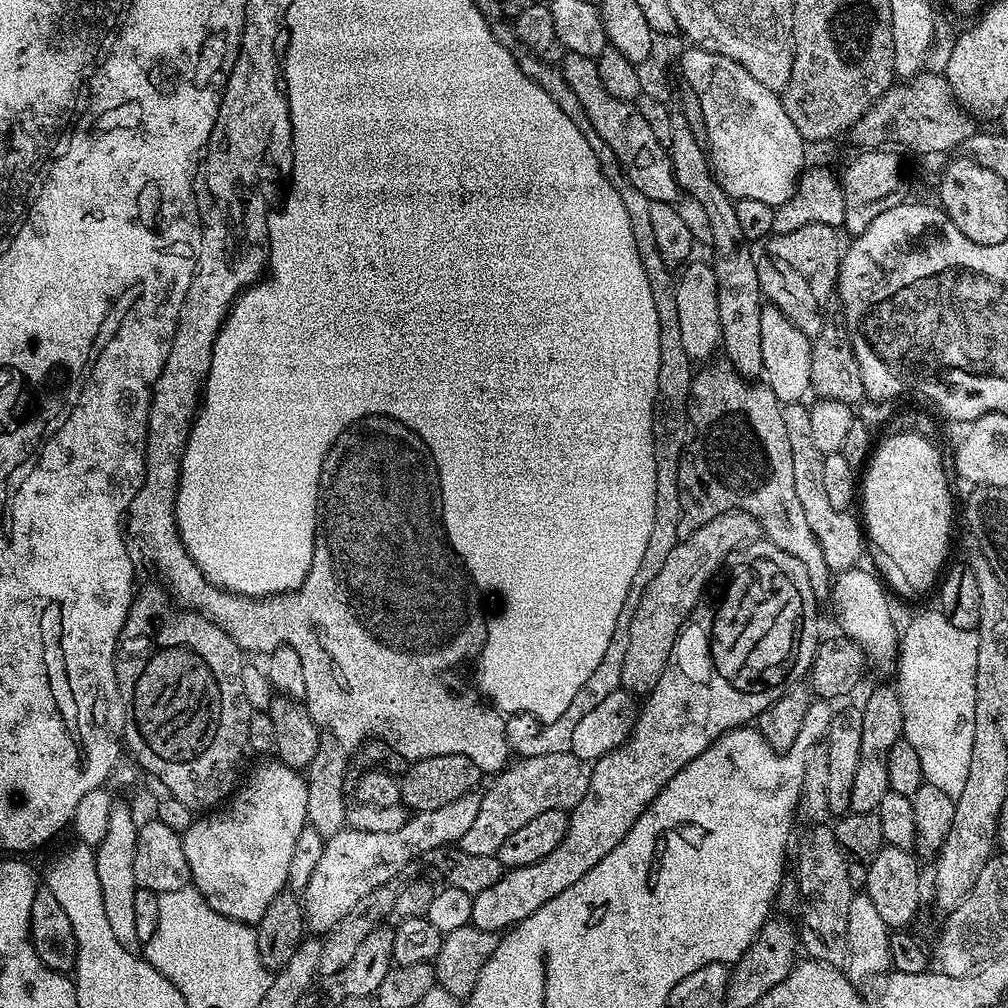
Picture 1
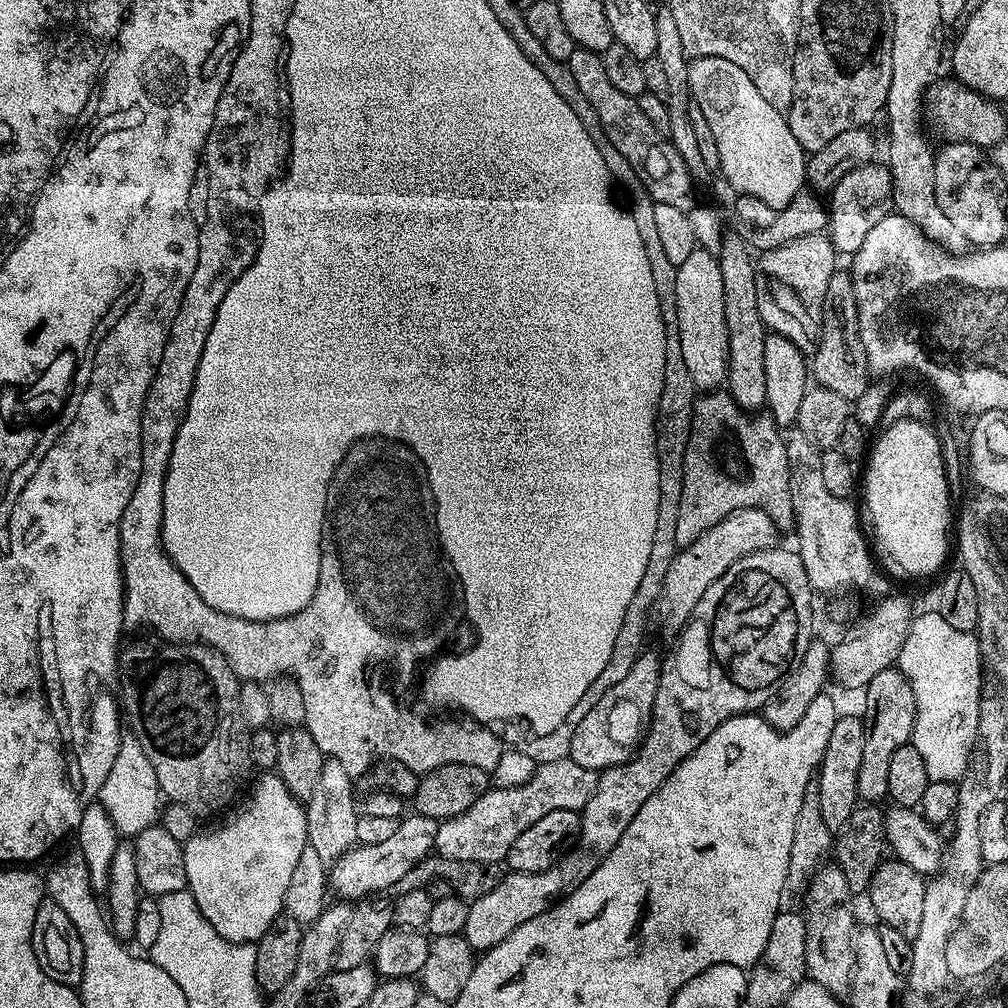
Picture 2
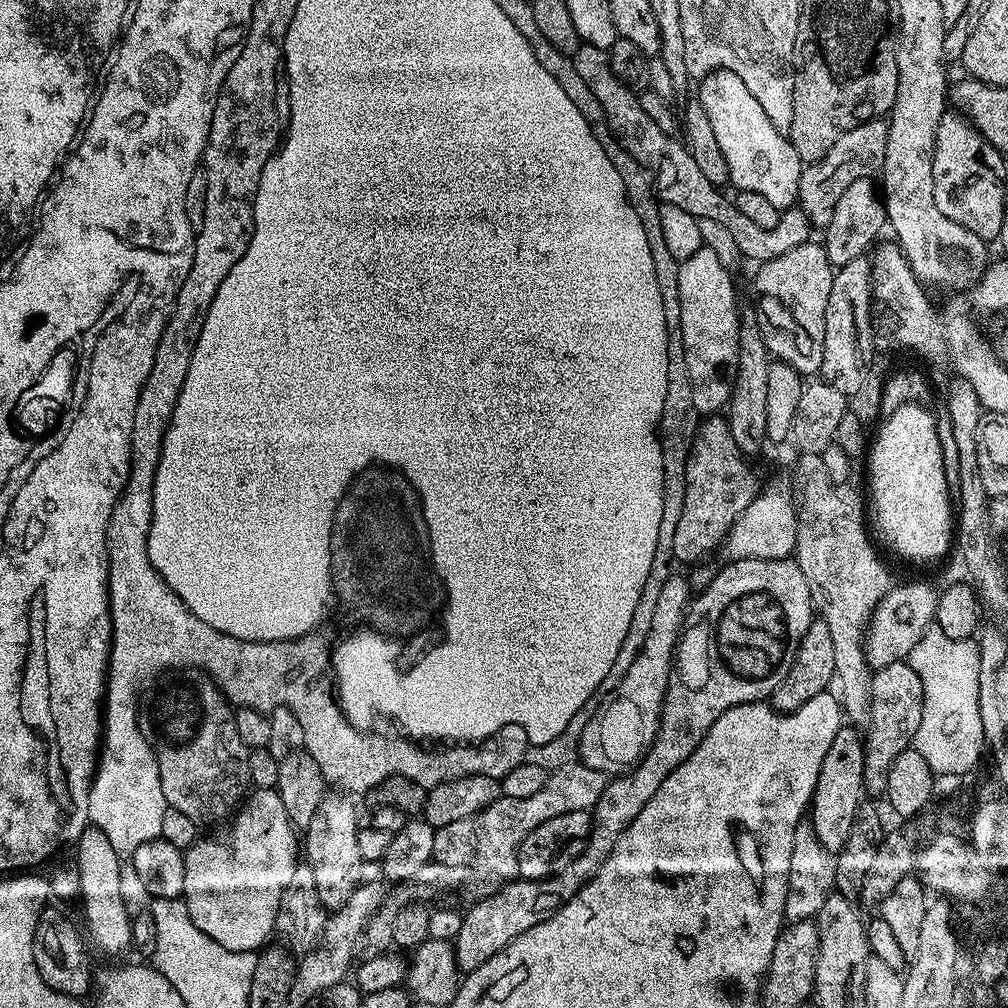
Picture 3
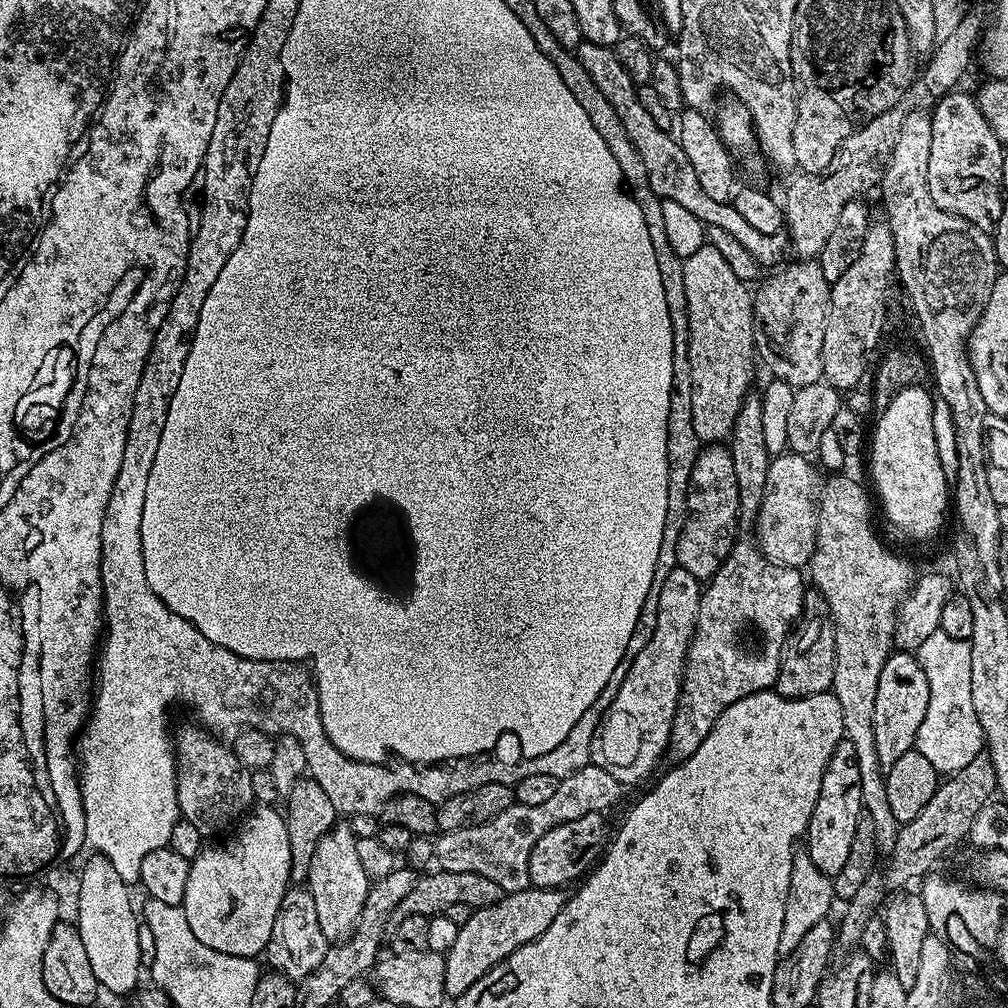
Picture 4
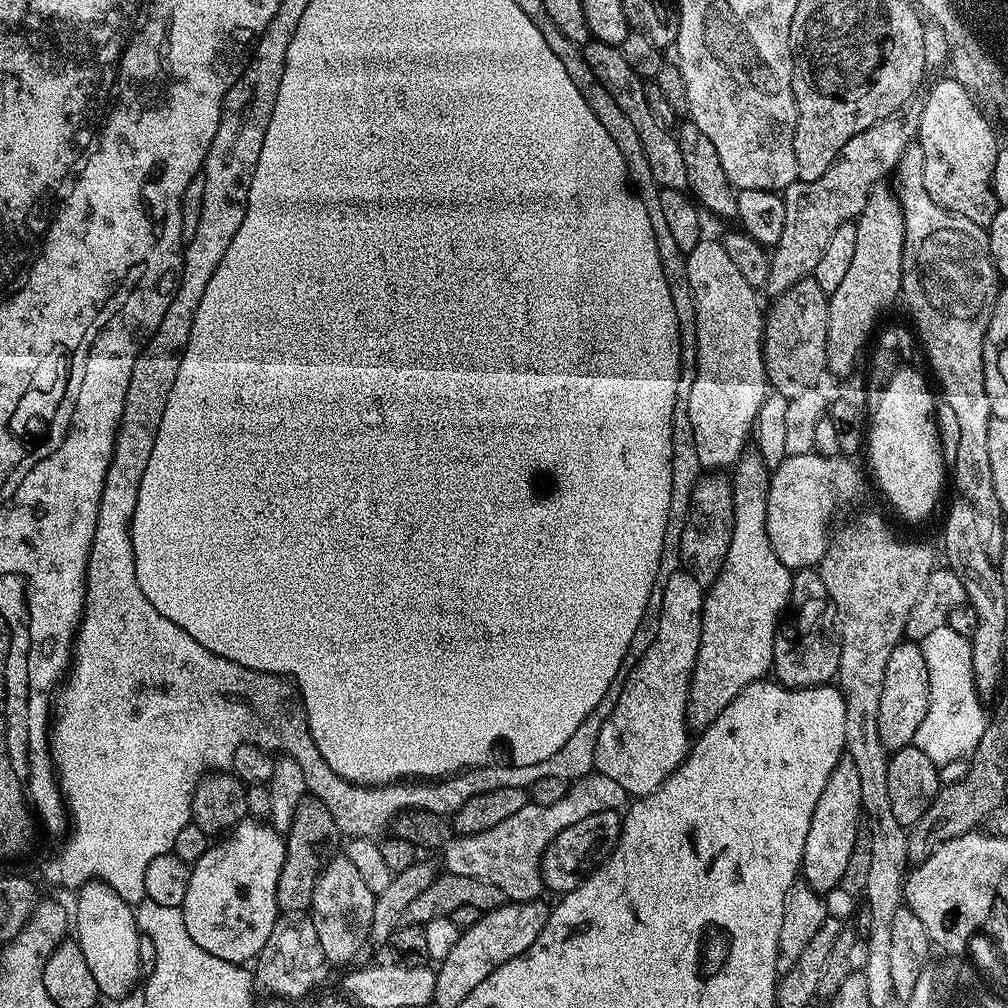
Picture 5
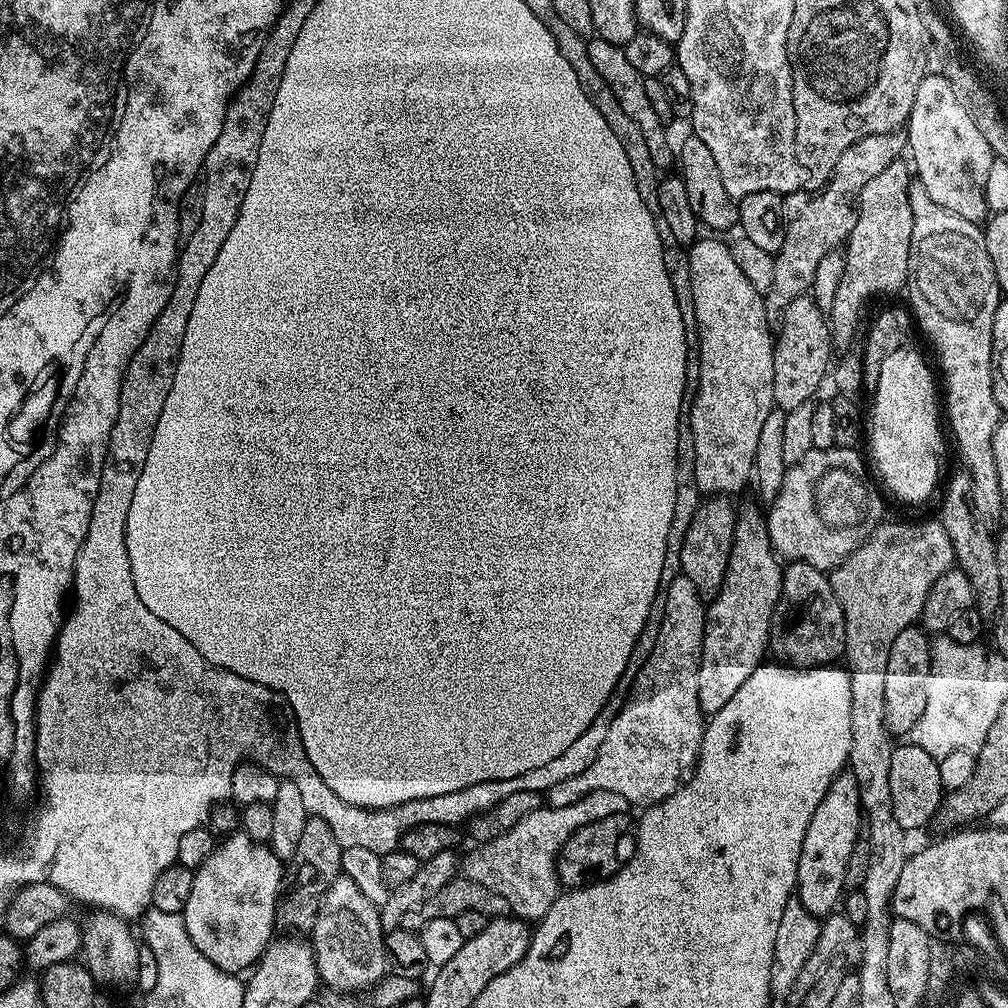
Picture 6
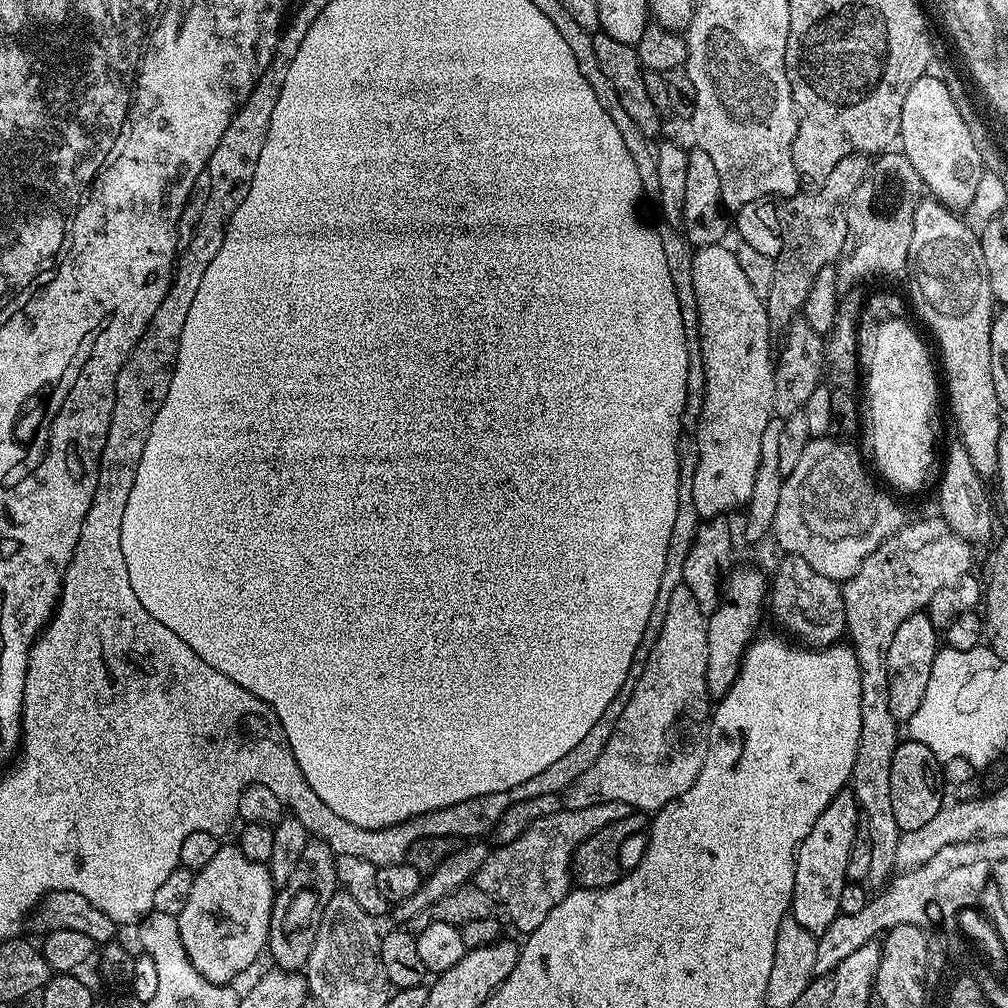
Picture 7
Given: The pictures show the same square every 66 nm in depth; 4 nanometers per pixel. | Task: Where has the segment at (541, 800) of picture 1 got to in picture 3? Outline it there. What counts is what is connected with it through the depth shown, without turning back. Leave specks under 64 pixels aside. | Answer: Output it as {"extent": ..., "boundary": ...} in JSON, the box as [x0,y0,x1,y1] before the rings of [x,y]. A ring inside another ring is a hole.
{"extent":[432,762,609,882],"boundary":[[[569,762],[553,771],[552,776],[537,792],[529,796],[501,795],[500,799],[486,806],[470,818],[458,818],[450,826],[436,829],[432,859],[442,866],[474,866],[474,870],[486,870],[501,882],[518,877],[518,846],[526,834],[558,814],[570,814],[574,810],[587,812],[596,807],[602,790],[606,790],[609,777],[605,773],[587,768],[579,762]]]}

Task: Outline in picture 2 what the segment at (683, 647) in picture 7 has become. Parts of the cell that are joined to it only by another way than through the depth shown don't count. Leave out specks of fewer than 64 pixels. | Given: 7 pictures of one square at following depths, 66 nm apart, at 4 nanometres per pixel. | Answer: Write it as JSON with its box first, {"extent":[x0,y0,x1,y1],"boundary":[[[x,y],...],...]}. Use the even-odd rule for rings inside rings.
{"extent":[566,651,662,774],"boundary":[[[641,651],[626,678],[610,686],[610,690],[606,690],[606,694],[594,702],[582,722],[574,724],[574,735],[566,742],[567,759],[599,774],[606,768],[626,763],[636,755],[636,749],[640,747],[640,741],[652,720],[652,707],[658,694],[662,671],[662,660],[660,664],[659,658],[648,651]]]}

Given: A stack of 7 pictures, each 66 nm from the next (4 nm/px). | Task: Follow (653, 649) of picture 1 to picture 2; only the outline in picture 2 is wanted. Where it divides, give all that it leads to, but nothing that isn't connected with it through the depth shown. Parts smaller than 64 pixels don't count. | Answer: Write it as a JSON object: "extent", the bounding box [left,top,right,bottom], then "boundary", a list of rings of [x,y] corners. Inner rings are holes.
{"extent":[654,508,777,633],"boundary":[[[739,508],[722,518],[718,526],[712,526],[690,546],[679,549],[670,562],[670,570],[666,570],[666,582],[654,605],[654,616],[655,619],[656,616],[660,619],[661,630],[679,633],[692,617],[694,606],[698,606],[702,594],[706,594],[708,587],[718,578],[722,578],[722,574],[726,574],[726,570],[734,566],[734,562],[755,552],[777,547],[776,535],[776,523],[761,508]]]}

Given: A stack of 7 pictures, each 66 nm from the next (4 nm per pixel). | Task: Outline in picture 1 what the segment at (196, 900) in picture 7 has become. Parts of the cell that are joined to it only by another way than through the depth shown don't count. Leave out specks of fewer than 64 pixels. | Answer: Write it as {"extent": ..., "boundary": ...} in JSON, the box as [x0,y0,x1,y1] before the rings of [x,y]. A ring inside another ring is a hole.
{"extent":[181,758,308,926],"boundary":[[[272,758],[269,764],[262,763],[253,770],[253,778],[249,789],[245,789],[241,793],[239,800],[233,804],[232,809],[218,813],[213,811],[209,816],[202,816],[195,819],[191,826],[181,835],[183,849],[185,851],[187,865],[191,870],[191,883],[197,888],[203,898],[207,900],[207,904],[211,906],[219,917],[229,921],[240,921],[243,924],[255,926],[259,924],[262,914],[266,914],[266,906],[270,906],[270,902],[281,891],[285,889],[288,883],[288,875],[290,874],[290,858],[294,855],[294,842],[298,842],[298,834],[302,834],[302,830],[308,824],[307,816],[307,782],[305,777],[299,771],[290,766],[286,766],[279,758]]]}

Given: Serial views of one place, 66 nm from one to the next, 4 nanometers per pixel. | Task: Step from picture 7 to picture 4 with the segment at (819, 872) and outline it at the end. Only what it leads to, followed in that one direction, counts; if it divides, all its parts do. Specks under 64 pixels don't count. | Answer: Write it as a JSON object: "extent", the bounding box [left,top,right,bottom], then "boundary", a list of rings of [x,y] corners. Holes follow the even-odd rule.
{"extent":[806,738,863,874],"boundary":[[[840,738],[836,741],[835,752],[829,752],[826,766],[820,773],[820,793],[818,798],[812,801],[812,823],[806,828],[806,851],[811,856],[814,866],[818,866],[818,870],[829,874],[842,870],[846,858],[850,855],[850,846],[854,843],[854,830],[858,827],[858,818],[863,812],[862,774],[858,770],[858,753],[854,751],[854,742]]]}

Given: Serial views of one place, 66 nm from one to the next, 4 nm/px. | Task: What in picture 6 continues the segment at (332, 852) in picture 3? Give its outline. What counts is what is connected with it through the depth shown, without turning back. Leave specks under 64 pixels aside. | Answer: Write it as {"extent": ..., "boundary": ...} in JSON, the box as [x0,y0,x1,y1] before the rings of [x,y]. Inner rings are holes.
{"extent":[310,875,386,994],"boundary":[[[340,875],[321,896],[310,933],[320,984],[325,989],[345,994],[360,994],[363,988],[374,989],[386,976],[385,941],[379,907],[372,904],[348,876]]]}

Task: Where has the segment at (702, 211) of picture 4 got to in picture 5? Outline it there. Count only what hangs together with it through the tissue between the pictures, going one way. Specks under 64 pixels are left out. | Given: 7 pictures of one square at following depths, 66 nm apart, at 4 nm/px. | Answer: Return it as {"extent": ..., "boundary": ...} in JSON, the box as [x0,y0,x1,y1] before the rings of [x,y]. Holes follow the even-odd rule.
{"extent":[582,39,687,189],"boundary":[[[591,39],[583,45],[582,51],[590,70],[594,70],[597,82],[610,94],[610,98],[614,98],[614,102],[618,102],[618,106],[622,106],[634,130],[638,130],[638,138],[642,138],[642,146],[646,150],[646,158],[650,162],[650,170],[657,185],[661,189],[687,189],[687,168],[685,159],[682,158],[682,150],[679,149],[679,142],[672,132],[668,133],[669,129],[665,125],[658,122],[658,118],[654,118],[654,114],[650,114],[650,102],[646,102],[644,89],[645,81],[641,80],[638,74],[634,74],[634,70],[630,70],[626,58],[622,58],[619,47],[615,44]]]}

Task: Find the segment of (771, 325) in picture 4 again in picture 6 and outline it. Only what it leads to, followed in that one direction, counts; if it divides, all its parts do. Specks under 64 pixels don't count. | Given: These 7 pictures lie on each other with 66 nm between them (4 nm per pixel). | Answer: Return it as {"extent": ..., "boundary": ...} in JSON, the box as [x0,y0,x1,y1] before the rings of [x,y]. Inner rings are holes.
{"extent":[774,295,834,413],"boundary":[[[811,295],[794,298],[779,320],[780,328],[778,324],[778,335],[774,340],[774,398],[775,407],[785,413],[813,399],[811,396],[819,390],[824,375],[829,375],[828,359],[834,353],[834,345],[826,313],[812,301]]]}

